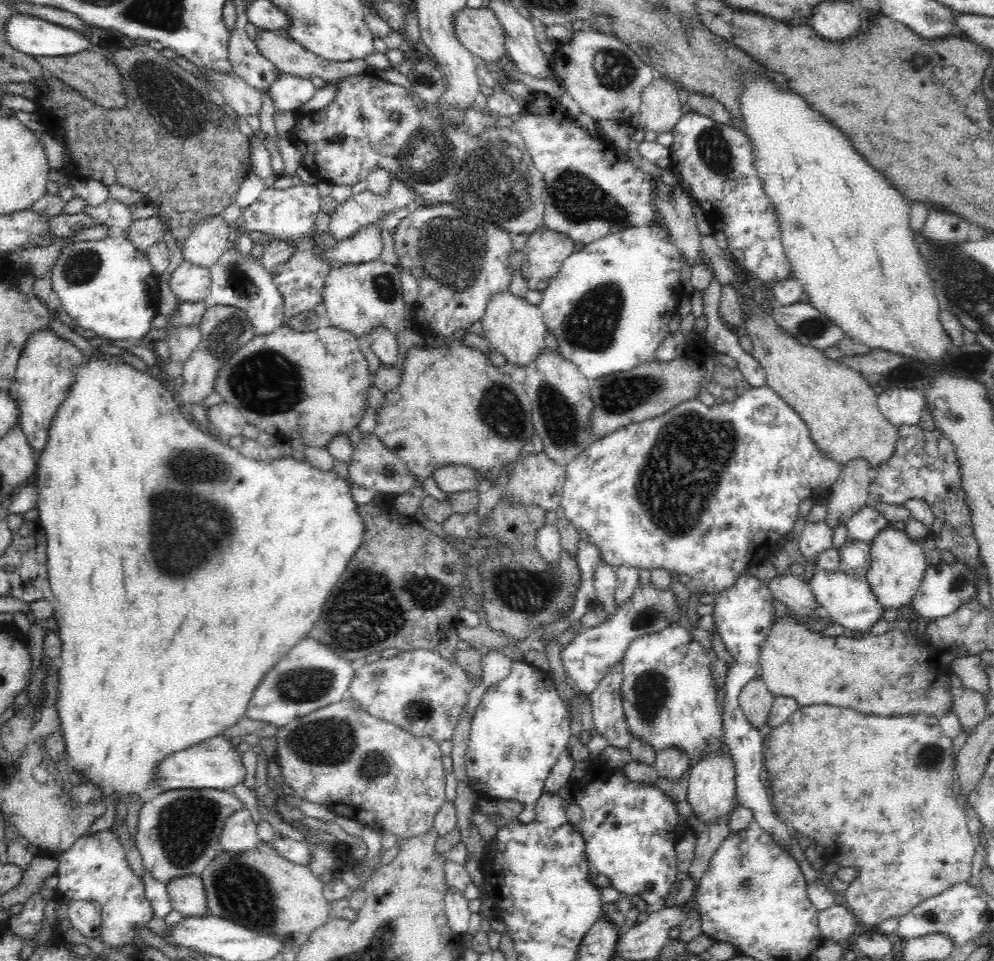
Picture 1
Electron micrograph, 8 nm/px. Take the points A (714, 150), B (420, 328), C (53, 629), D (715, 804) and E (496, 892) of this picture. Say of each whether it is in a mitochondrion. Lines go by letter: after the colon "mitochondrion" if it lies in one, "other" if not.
A: mitochondrion
B: other
C: other
D: other
E: other

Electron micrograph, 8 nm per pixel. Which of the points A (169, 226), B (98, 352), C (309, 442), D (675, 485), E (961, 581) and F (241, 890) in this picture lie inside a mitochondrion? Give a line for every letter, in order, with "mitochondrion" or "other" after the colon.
A: other
B: other
C: other
D: mitochondrion
E: mitochondrion
F: mitochondrion

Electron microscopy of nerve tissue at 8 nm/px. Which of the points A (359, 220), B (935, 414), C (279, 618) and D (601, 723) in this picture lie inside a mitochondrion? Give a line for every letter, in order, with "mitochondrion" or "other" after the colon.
A: other
B: other
C: other
D: other

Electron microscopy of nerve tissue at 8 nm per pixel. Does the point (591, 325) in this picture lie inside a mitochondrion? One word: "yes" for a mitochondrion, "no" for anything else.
yes

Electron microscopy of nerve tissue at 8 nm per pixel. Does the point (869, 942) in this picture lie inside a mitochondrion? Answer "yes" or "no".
no

